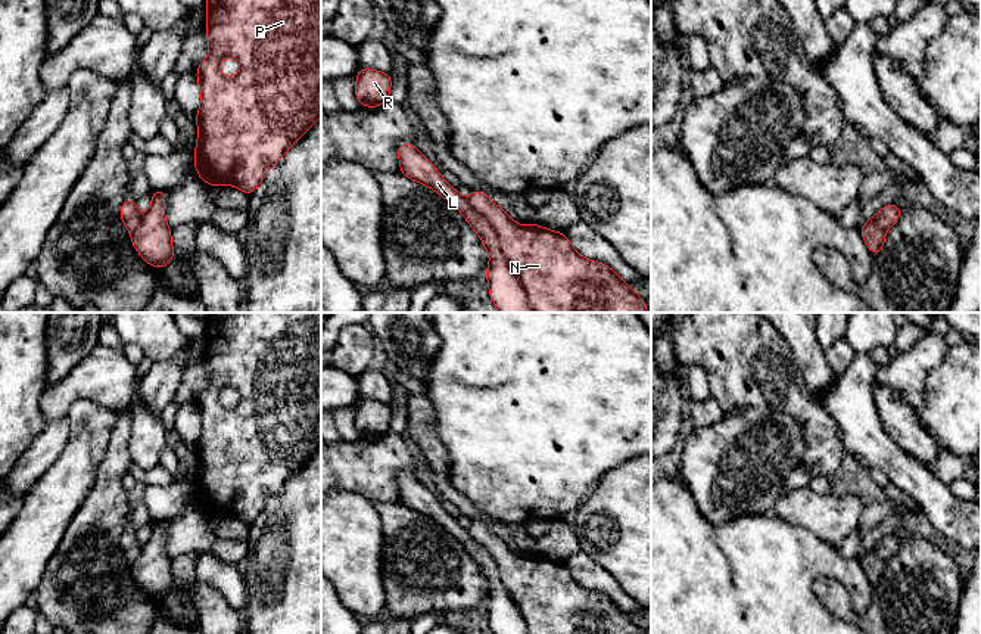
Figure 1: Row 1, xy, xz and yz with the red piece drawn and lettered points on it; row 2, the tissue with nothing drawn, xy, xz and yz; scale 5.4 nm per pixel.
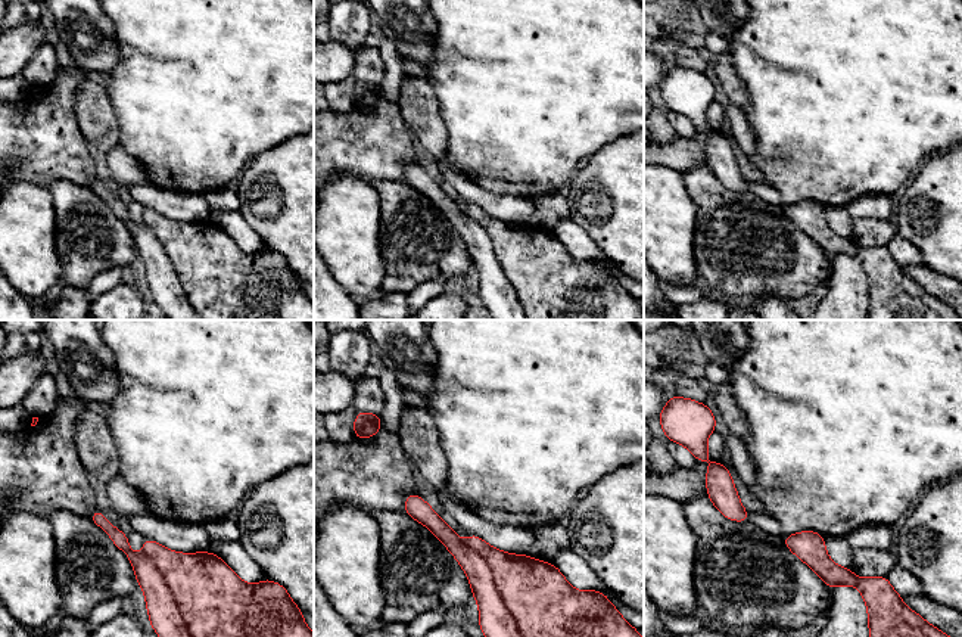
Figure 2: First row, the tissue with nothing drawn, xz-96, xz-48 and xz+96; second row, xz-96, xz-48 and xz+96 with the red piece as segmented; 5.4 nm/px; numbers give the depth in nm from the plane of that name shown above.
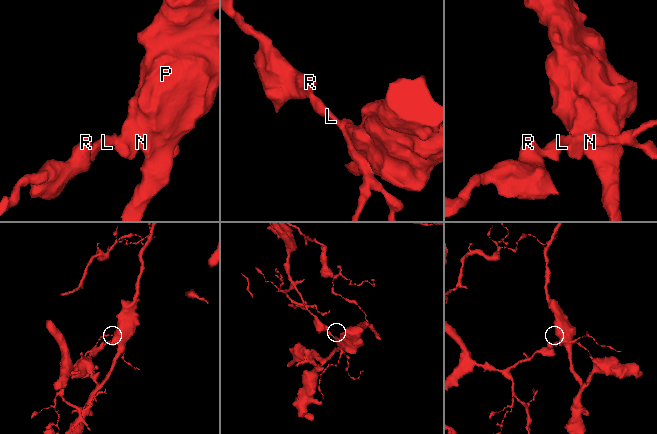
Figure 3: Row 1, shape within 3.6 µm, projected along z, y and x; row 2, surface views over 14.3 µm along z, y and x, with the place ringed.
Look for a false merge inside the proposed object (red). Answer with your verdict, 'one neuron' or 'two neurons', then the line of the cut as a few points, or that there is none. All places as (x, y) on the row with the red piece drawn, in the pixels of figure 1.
two neurons | xz (466, 199), (491, 226), (503, 255), (513, 267)

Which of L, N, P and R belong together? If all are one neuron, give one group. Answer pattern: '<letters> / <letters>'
L R / N P

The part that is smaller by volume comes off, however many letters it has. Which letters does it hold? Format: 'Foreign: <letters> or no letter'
Foreign: N, P

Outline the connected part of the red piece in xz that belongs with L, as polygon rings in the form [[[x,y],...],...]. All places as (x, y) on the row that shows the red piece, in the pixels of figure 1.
[[[404,142],[398,147],[399,173],[405,177],[429,186],[452,203],[480,236],[488,249],[490,262],[486,268],[489,296],[499,313],[533,313],[523,283],[504,257],[498,237],[489,223],[474,212],[465,198],[448,184],[440,173],[412,143]]]

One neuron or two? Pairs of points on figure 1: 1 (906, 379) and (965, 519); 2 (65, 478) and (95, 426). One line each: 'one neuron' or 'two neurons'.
1: two neurons
2: one neuron

